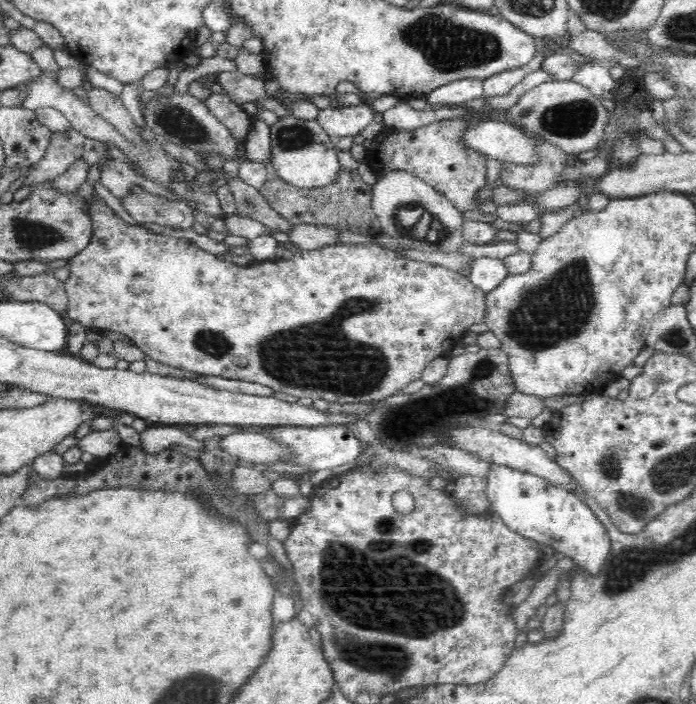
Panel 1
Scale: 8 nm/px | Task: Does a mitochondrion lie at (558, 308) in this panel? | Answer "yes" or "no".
yes

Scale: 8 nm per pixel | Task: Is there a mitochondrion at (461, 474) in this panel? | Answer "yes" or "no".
no

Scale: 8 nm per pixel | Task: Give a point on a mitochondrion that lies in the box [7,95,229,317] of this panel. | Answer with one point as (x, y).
(175, 121)

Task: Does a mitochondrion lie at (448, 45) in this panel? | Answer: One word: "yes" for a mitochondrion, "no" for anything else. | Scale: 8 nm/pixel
yes

